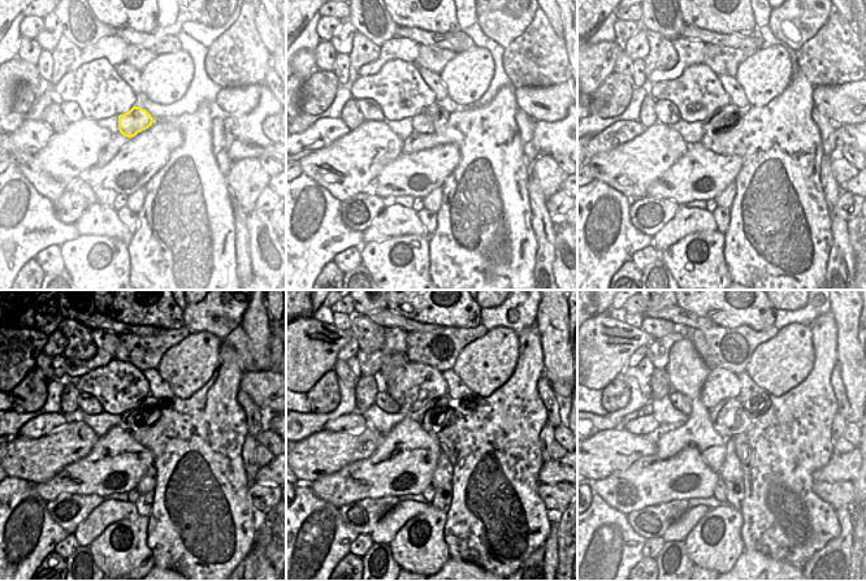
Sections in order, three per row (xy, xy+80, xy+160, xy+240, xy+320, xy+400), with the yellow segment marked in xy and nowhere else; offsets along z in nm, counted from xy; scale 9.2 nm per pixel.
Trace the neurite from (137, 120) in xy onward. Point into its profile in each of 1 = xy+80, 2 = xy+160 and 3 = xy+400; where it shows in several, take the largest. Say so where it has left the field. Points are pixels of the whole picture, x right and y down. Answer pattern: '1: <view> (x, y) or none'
1: xy+80 (428, 120)
2: xy+160 (731, 118)
3: xy+400 (718, 413)

